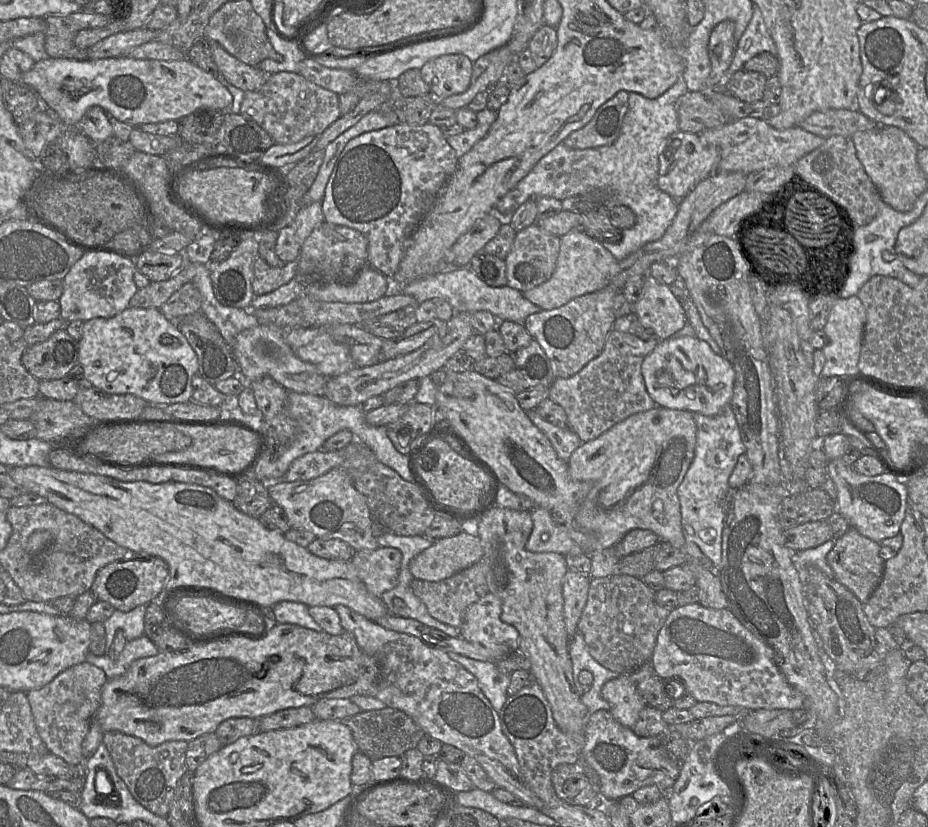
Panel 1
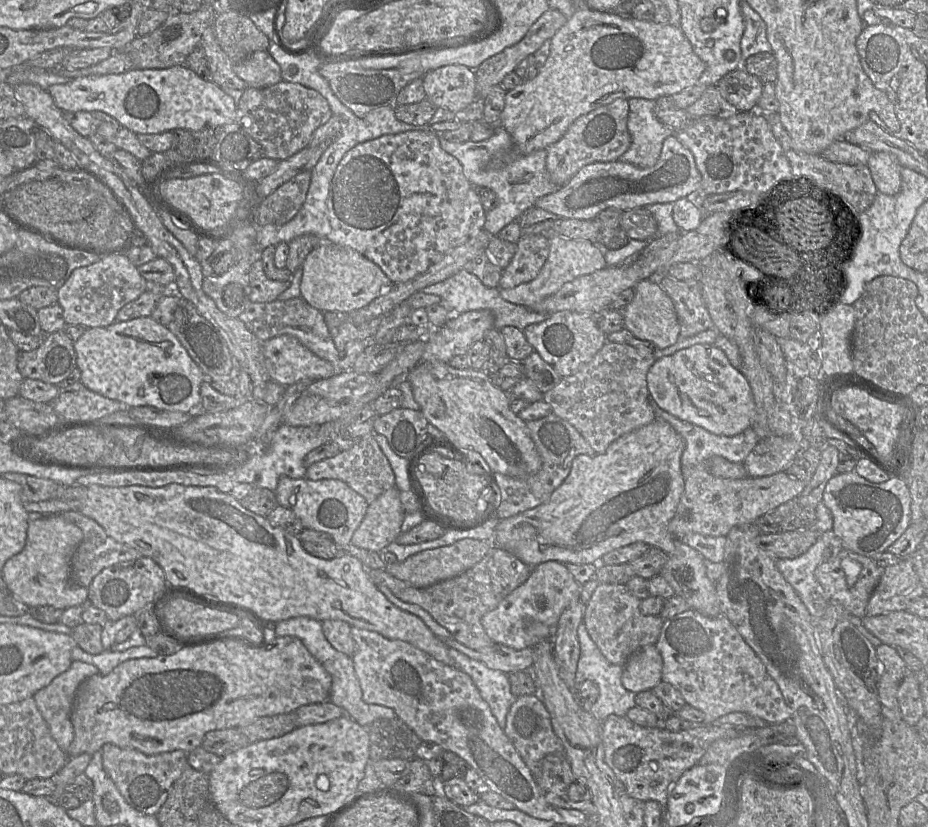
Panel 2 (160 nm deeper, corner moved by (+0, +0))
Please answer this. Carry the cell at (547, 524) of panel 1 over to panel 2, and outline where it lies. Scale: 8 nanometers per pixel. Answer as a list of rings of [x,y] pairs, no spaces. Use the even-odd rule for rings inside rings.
[[[656,418],[650,424],[624,434],[613,441],[603,454],[597,454],[593,457],[578,455],[572,462],[569,475],[552,493],[549,500],[542,505],[526,510],[510,518],[500,519],[491,542],[493,545],[512,554],[531,568],[548,561],[557,561],[563,564],[593,564],[596,561],[601,561],[601,558],[605,554],[635,542],[643,542],[649,545],[649,547],[659,548],[666,554],[671,555],[675,550],[676,538],[668,531],[668,524],[675,515],[684,492],[684,477],[681,471],[681,457],[684,449],[685,441],[681,435],[679,435],[668,422]]]

